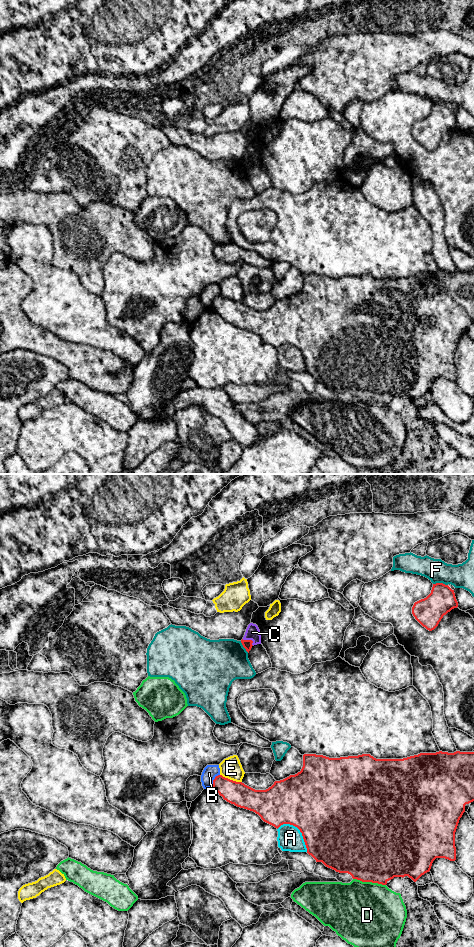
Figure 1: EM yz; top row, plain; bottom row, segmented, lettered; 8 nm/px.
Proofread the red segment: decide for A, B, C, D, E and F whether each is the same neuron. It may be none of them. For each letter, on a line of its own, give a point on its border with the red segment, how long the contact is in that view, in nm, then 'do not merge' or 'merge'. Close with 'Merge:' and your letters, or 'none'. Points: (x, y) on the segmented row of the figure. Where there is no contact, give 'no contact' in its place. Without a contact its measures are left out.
A: yz (299, 829) | 320 nm | do not merge
B: yz (213, 780) | 120 nm | do not merge
C: yz (249, 640) | 110 nm | do not merge
D: yz (369, 881) | 280 nm | do not merge
E: yz (231, 780) | 190 nm | do not merge
F: yz (440, 583) | 120 nm | do not merge
Merge: none

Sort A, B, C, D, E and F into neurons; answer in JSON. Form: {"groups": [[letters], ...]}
{"groups": [["A"], ["B", "C", "D"], ["E"], ["F"]]}

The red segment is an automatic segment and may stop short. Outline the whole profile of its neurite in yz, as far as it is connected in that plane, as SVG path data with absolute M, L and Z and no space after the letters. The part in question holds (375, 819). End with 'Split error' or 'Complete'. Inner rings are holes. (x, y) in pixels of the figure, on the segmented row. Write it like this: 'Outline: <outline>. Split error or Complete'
Outline: M436 752L420 753L403 759L376 759L370 754L358 756L348 756L340 758L329 758L323 755L304 754L303 767L295 775L275 781L274 784L266 790L255 790L242 782L236 782L218 775L213 780L212 786L220 796L227 802L237 807L244 808L258 814L261 819L279 828L283 824L290 824L297 827L302 833L307 853L311 855L316 862L322 862L326 867L339 873L348 873L353 879L362 882L372 882L386 885L394 877L408 876L416 882L422 875L429 872L433 861L436 858L445 858L450 861L456 860L455 832L460 818L465 812L465 805L474 801L474 752Z. Complete

